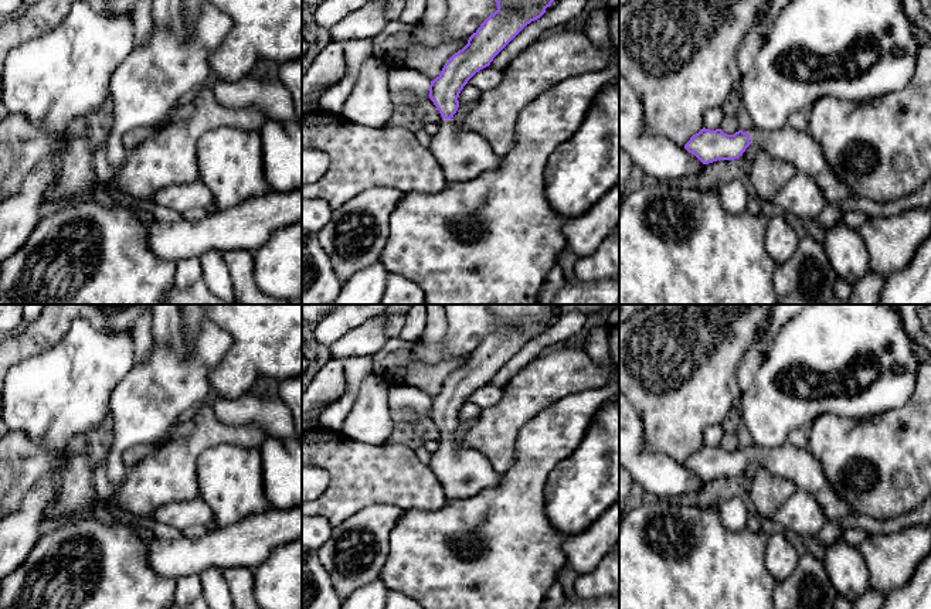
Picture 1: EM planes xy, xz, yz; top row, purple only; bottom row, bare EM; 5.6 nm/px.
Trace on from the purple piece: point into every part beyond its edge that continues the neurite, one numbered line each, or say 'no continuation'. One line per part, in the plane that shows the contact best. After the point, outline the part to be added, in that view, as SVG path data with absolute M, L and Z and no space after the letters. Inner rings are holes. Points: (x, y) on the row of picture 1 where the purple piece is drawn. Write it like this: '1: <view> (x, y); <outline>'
1: yz (799, 149); M791 126L778 130L752 127L748 135L751 144L760 150L811 176L820 187L826 203L837 204L853 197L850 190L832 173L820 146L808 130L799 132Z

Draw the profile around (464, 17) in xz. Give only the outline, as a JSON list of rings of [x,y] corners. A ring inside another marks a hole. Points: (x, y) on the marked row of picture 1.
[[[446,0],[446,3],[446,18],[438,27],[391,20],[373,38],[373,57],[381,59],[388,69],[404,68],[401,52],[411,44],[419,41],[427,47],[435,47],[442,41],[469,38],[497,10],[495,0]]]

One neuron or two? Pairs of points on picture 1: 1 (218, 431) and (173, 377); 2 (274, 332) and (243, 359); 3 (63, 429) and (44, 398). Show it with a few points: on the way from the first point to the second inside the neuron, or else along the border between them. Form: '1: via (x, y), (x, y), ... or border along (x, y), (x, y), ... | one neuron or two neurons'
1: border along (213, 395), (196, 410) | two neurons
2: via (267, 339), (250, 356) | one neuron
3: via (55, 422), (51, 405) | one neuron

